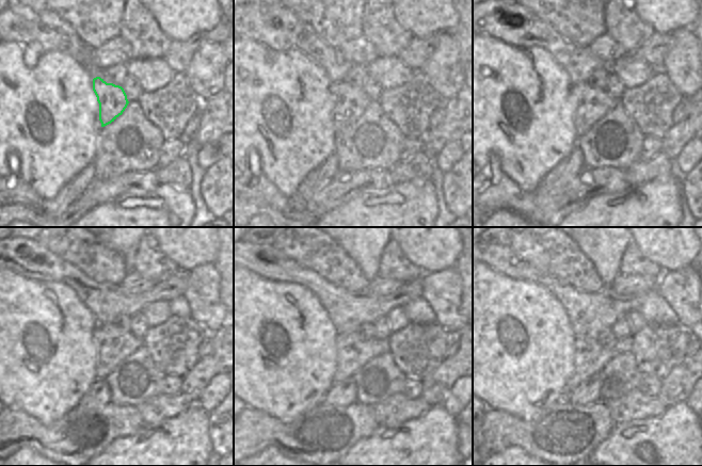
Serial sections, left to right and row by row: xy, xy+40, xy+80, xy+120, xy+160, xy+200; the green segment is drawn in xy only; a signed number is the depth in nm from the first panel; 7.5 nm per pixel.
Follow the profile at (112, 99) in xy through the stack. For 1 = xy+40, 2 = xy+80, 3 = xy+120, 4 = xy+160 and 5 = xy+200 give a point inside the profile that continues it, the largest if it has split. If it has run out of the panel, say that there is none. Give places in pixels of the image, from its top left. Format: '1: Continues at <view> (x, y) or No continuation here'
1: Continues at xy+40 (350, 102)
2: Continues at xy+80 (590, 103)
3: Continues at xy+120 (114, 344)
4: Continues at xy+160 (353, 351)
5: Continues at xy+200 (590, 356)

